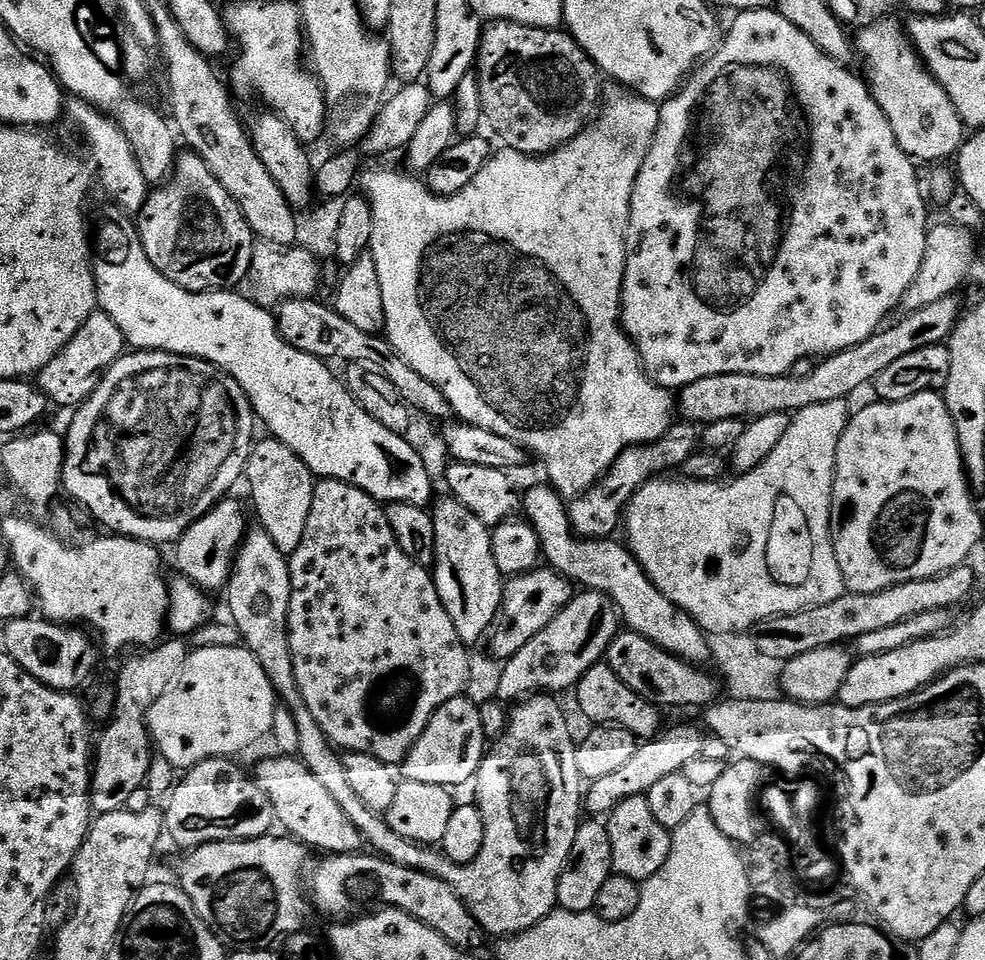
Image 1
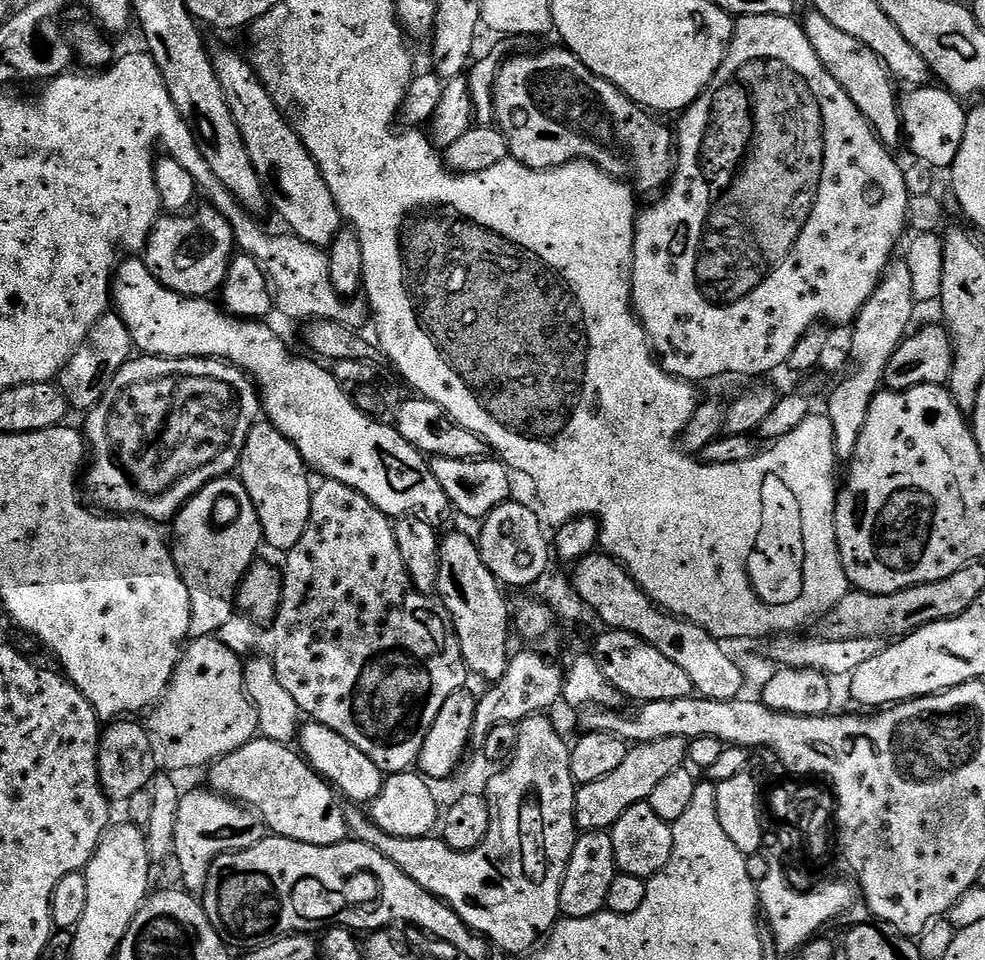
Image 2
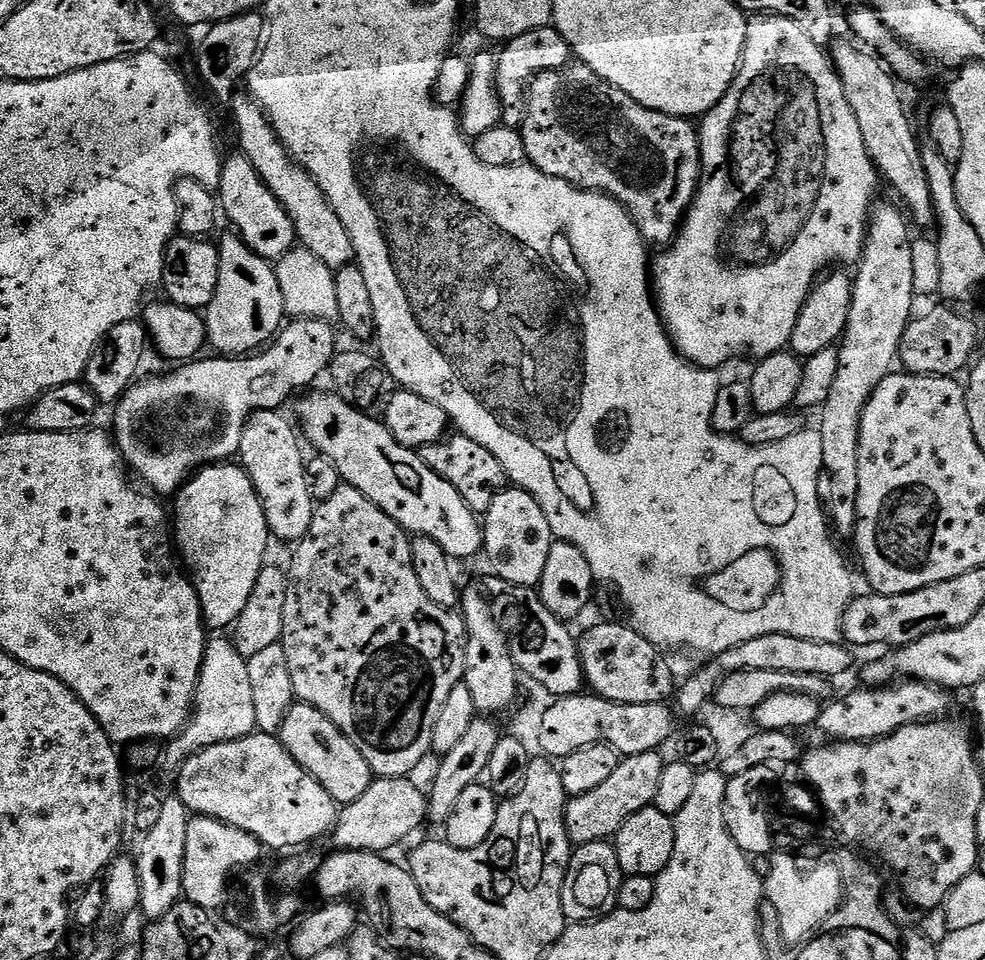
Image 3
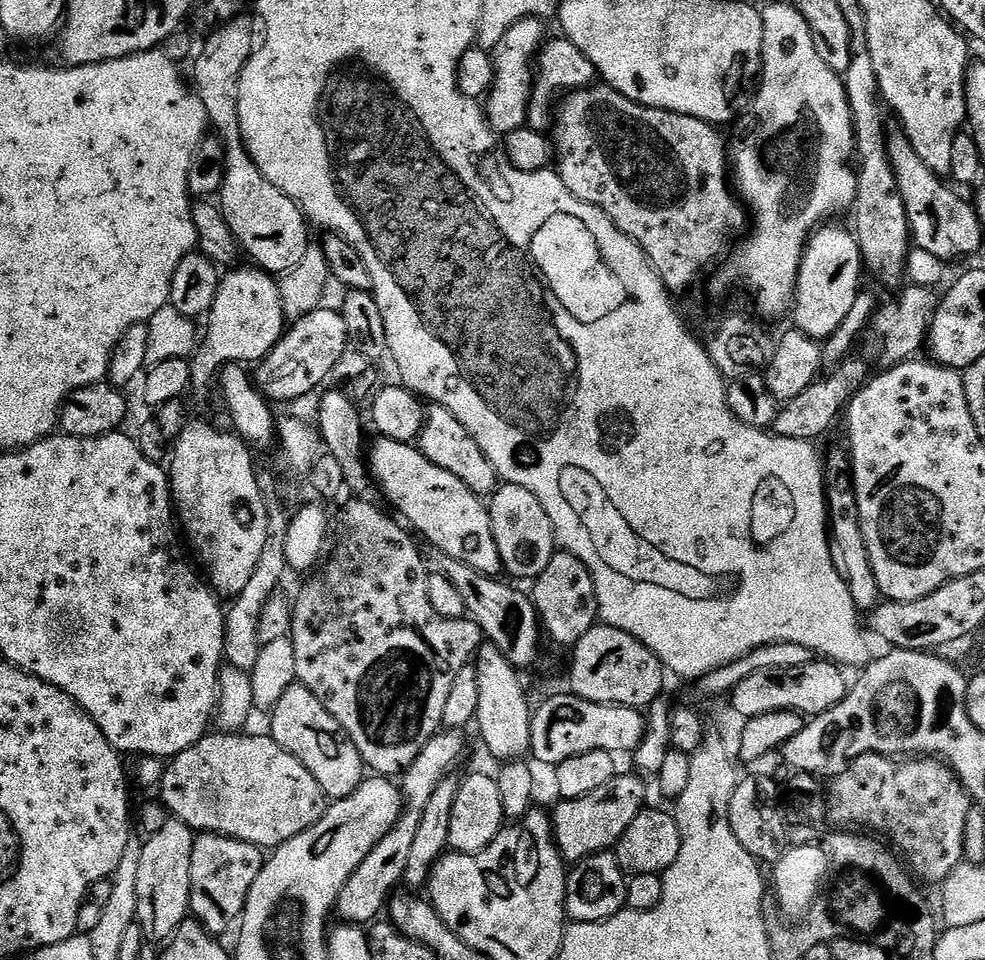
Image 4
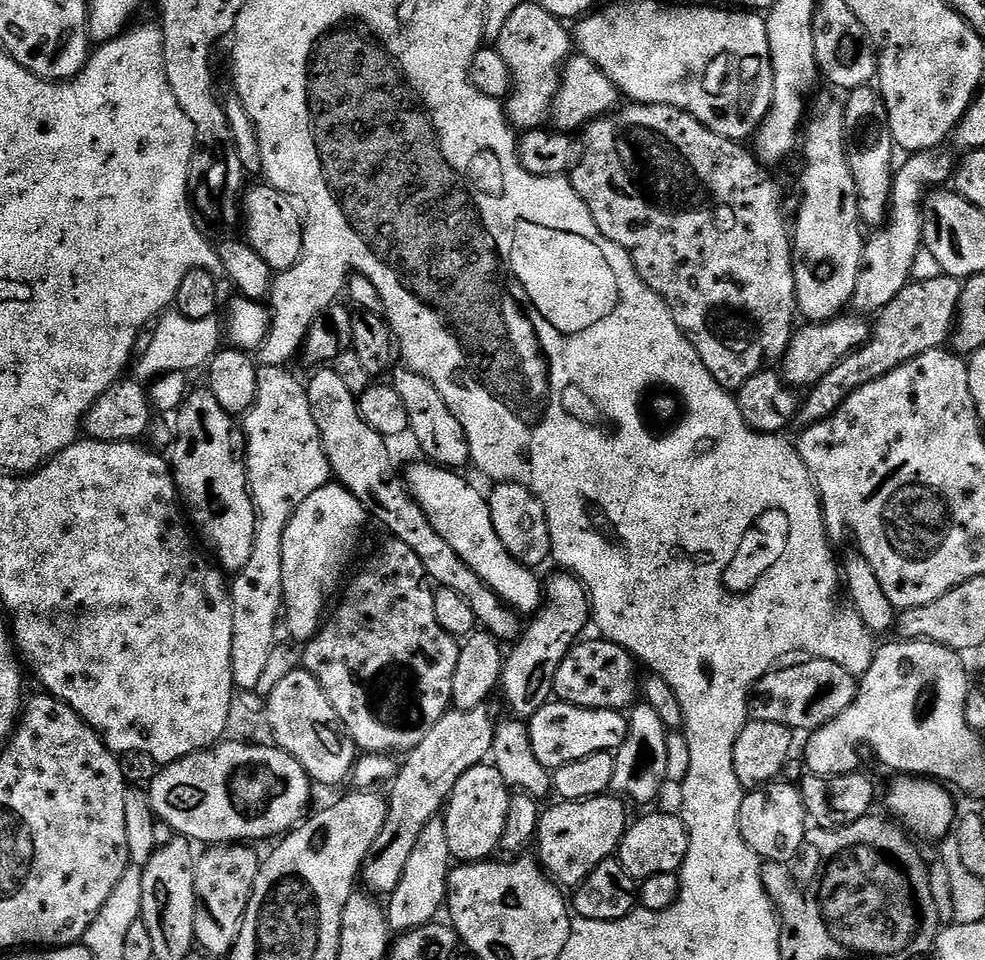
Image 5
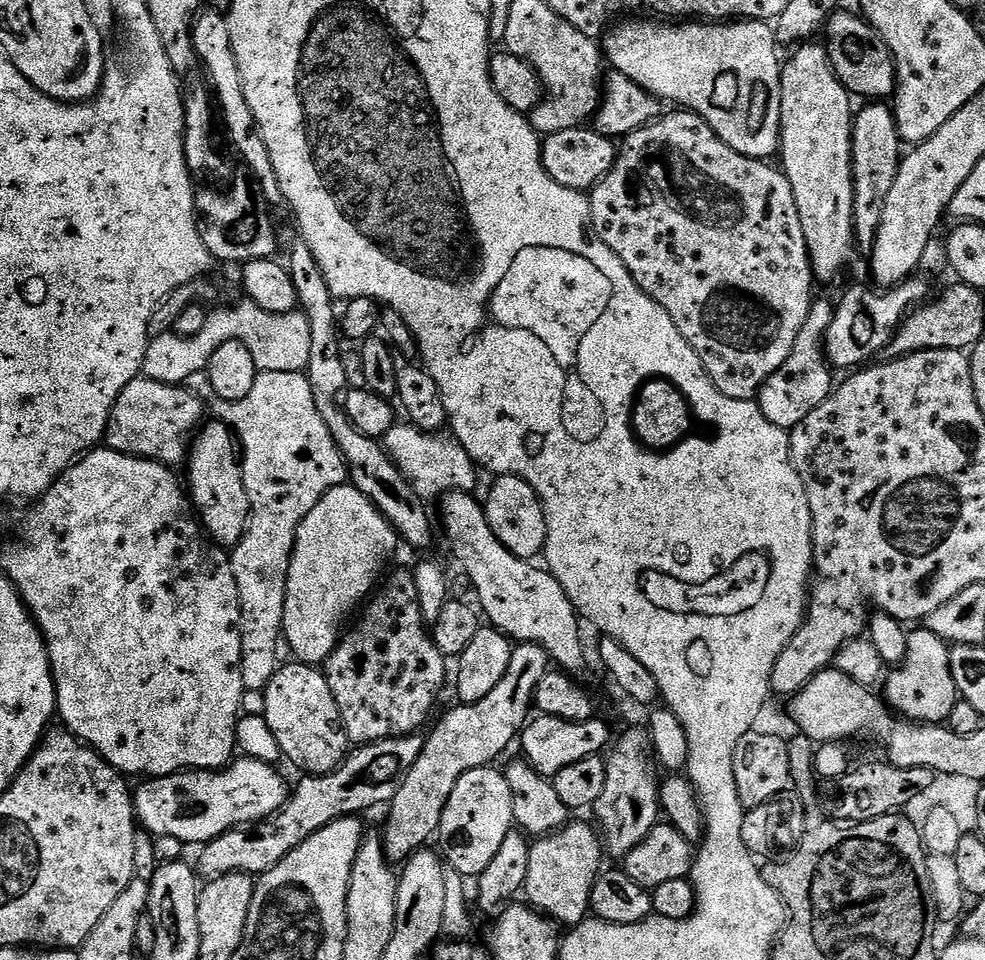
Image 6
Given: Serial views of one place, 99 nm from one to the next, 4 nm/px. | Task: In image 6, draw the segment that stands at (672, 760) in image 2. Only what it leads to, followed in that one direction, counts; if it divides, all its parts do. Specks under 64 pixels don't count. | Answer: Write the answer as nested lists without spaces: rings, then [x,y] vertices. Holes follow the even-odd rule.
[[[575,820],[557,832],[549,832],[531,841],[529,865],[522,889],[523,895],[528,895],[526,900],[531,907],[560,926],[578,925],[589,915],[594,882],[600,877],[606,861],[601,833],[592,824]]]

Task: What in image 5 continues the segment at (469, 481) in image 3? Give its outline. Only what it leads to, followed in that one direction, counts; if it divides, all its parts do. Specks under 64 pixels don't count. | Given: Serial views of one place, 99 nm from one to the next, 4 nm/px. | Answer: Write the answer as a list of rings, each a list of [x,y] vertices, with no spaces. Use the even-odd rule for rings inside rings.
[[[396,366],[390,373],[390,383],[406,406],[410,436],[416,439],[416,444],[424,455],[421,457],[441,468],[464,470],[464,467],[469,467],[472,464],[472,455],[466,430],[462,430],[462,422],[458,422],[450,406],[446,406],[446,398],[442,398],[442,394],[434,390],[434,382],[430,382],[430,378],[422,378],[422,374],[412,368]]]

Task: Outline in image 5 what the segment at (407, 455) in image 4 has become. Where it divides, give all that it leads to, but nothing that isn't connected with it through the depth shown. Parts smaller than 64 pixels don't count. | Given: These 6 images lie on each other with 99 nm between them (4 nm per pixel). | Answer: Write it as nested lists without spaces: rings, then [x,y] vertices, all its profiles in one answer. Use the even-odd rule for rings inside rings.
[[[431,462],[419,463],[410,465],[408,472],[406,468],[406,479],[408,489],[412,491],[412,497],[420,503],[420,509],[424,511],[426,518],[430,518],[430,526],[434,526],[434,530],[438,530],[438,534],[446,538],[446,543],[453,548],[454,554],[458,554],[458,558],[462,558],[462,562],[466,562],[466,566],[470,566],[470,570],[474,570],[474,574],[478,574],[478,578],[482,578],[486,586],[493,588],[502,603],[508,605],[513,612],[517,614],[539,613],[546,600],[541,577],[536,577],[537,573],[533,569],[520,564],[508,553],[506,546],[502,546],[502,538],[498,538],[498,530],[494,530],[494,518],[490,518],[488,496],[480,493],[474,485],[467,484],[460,477],[463,475],[459,471],[441,468]]]

